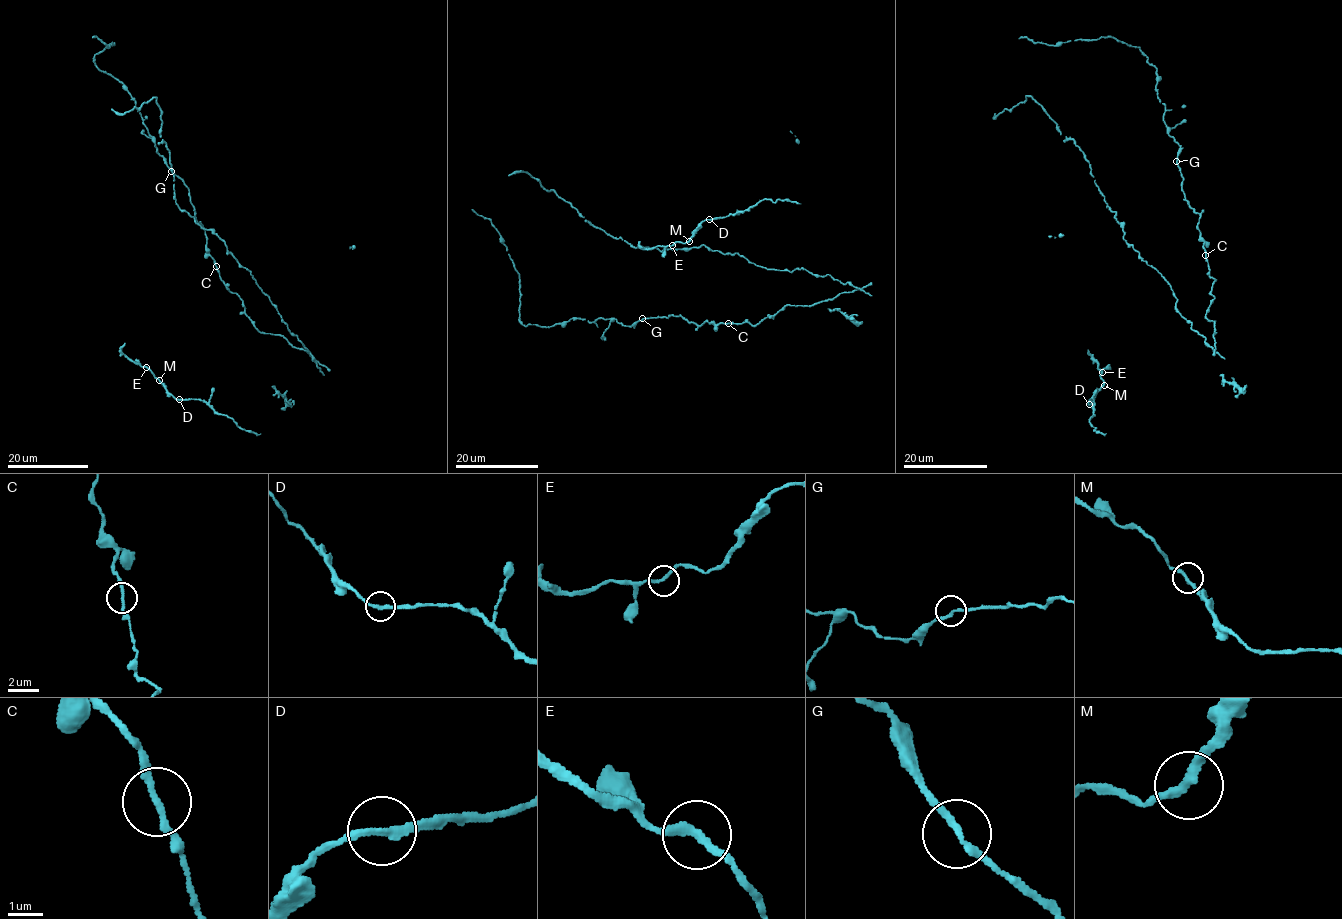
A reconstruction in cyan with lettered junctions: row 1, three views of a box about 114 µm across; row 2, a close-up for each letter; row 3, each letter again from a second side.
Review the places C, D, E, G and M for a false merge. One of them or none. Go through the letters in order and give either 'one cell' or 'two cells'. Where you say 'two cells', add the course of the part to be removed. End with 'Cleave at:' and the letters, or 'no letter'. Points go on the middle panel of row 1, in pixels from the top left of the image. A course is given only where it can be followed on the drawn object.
C: one cell
D: one cell
E: one cell
G: one cell
M: one cell
Cleave at: no letter

